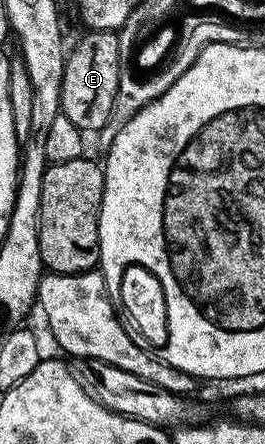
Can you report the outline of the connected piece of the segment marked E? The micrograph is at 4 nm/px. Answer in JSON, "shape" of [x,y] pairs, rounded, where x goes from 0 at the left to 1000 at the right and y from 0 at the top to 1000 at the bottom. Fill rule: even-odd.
{"shape":[[[336,68],[294,90],[272,97],[245,133],[245,160],[238,162],[238,207],[230,209],[230,252],[268,270],[309,297],[374,297],[415,277],[426,245],[438,234],[438,216],[453,189],[453,81],[419,68]]]}

